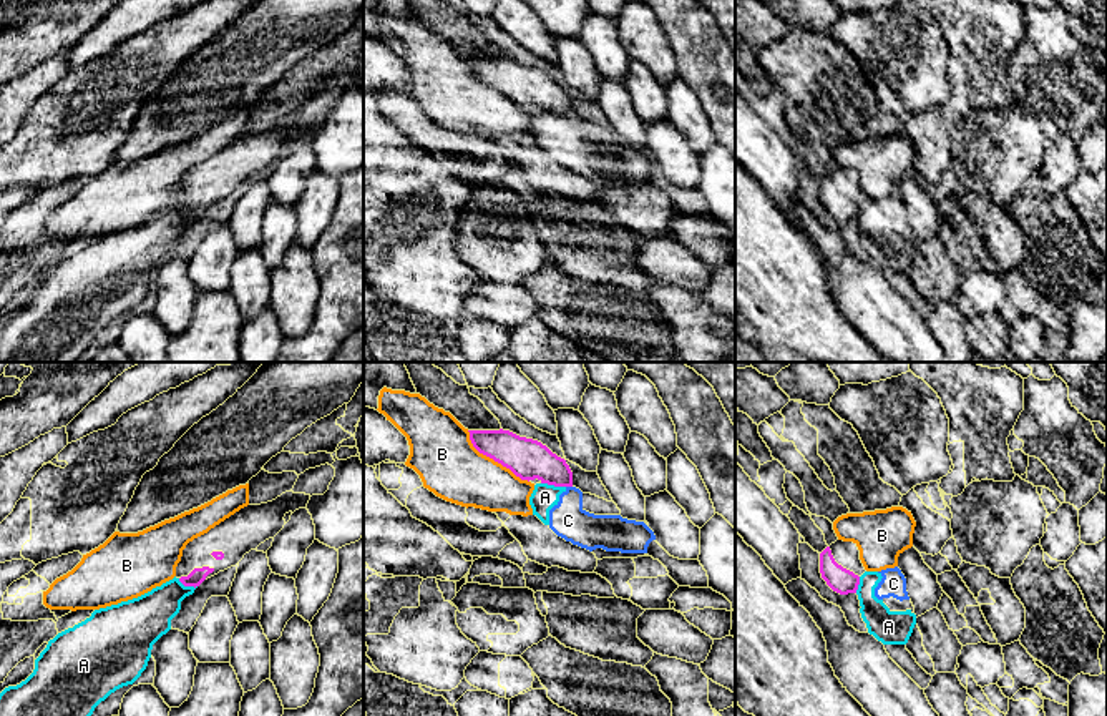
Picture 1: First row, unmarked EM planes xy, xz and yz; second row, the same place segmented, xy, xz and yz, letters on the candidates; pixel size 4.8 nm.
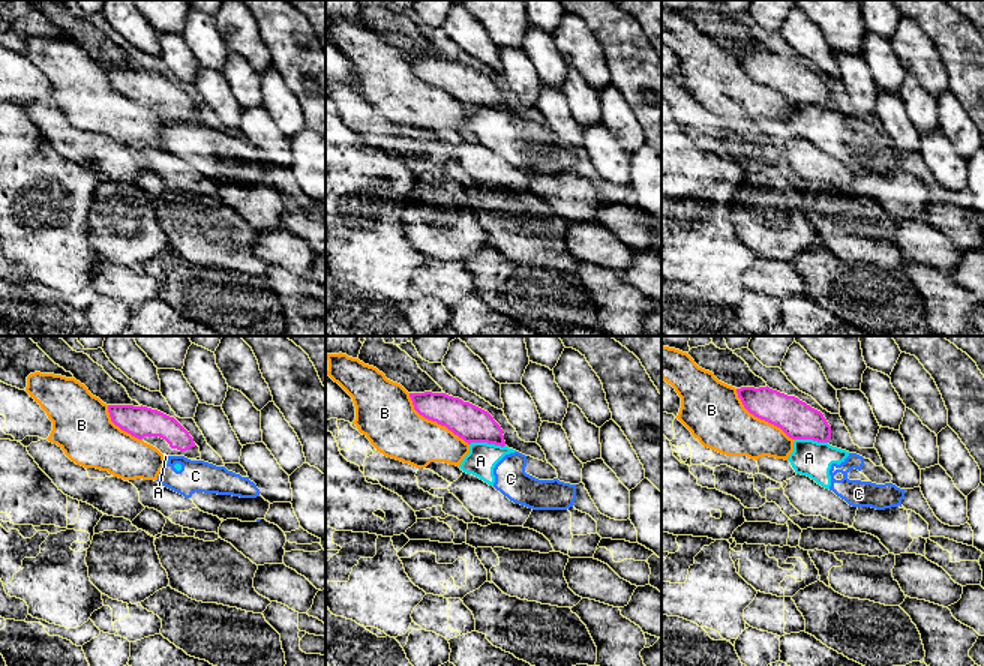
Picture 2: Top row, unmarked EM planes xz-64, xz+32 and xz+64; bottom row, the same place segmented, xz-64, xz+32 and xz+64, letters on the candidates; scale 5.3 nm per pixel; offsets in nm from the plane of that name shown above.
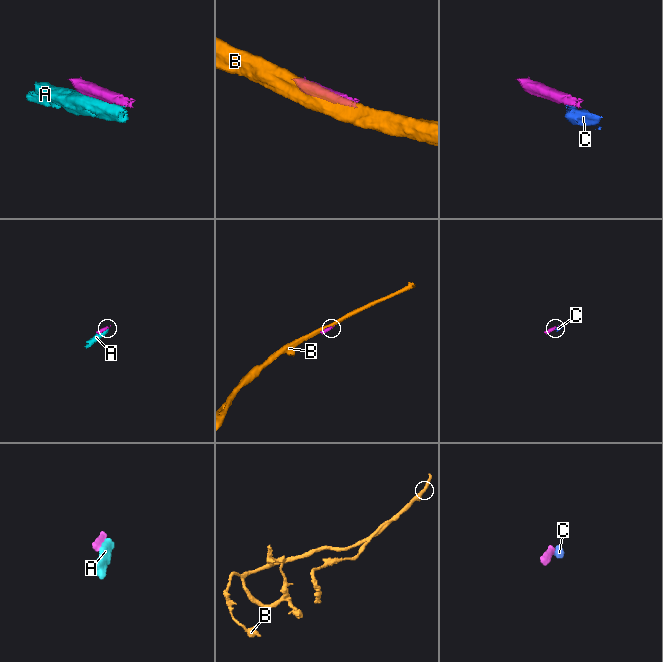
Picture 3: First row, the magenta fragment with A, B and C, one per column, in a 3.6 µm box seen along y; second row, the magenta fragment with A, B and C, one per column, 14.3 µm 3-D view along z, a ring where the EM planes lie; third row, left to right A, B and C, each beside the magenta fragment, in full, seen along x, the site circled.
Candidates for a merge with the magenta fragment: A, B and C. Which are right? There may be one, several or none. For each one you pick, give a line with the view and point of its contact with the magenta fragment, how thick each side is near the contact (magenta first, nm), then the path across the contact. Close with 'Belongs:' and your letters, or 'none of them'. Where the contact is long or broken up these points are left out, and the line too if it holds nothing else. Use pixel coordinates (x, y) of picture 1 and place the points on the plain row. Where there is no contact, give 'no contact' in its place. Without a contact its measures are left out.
Belongs: none of them

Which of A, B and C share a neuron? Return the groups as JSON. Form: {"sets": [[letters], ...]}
{"sets": [["A", "C"], ["B"]]}

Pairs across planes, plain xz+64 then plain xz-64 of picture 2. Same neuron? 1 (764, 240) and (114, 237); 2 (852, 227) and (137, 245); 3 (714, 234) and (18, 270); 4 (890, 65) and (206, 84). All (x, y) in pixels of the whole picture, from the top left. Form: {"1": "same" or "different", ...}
{"1": "same", "2": "different", "3": "different", "4": "different"}

